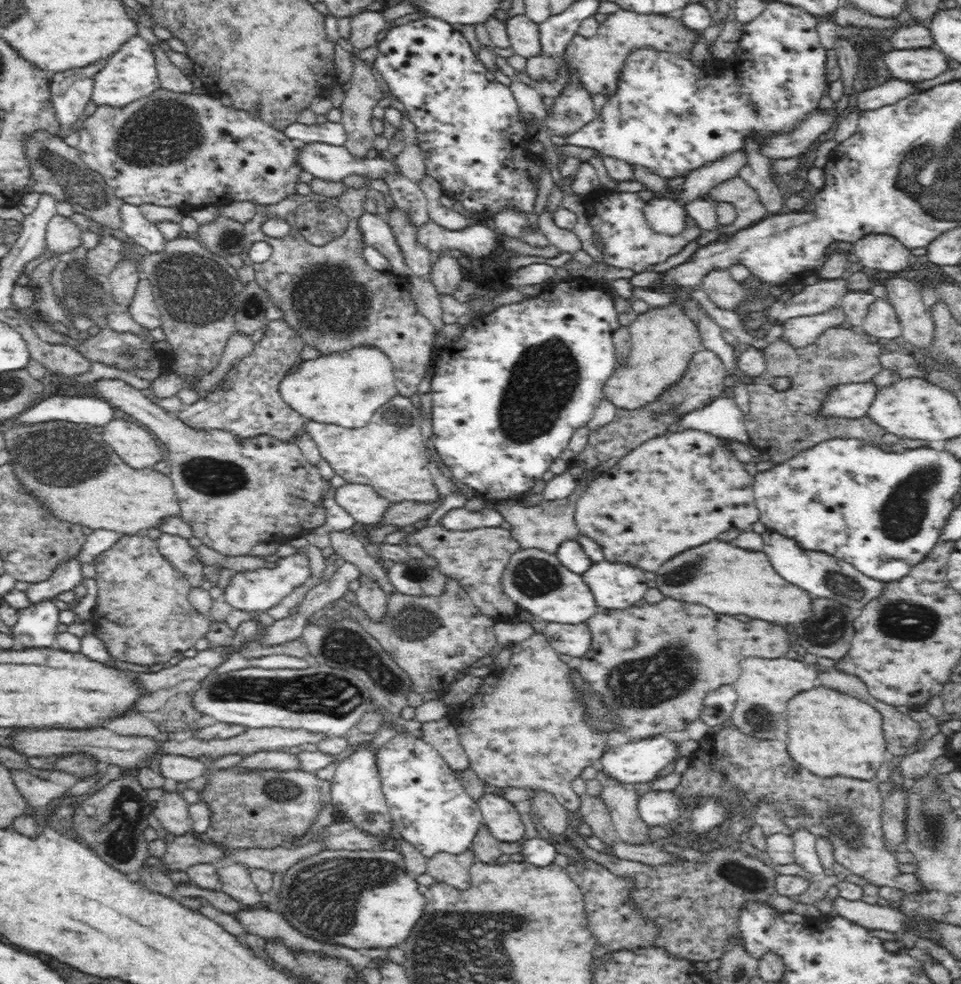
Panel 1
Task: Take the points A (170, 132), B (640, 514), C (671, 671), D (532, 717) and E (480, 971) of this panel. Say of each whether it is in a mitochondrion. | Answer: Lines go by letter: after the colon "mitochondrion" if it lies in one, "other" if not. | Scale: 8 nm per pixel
A: mitochondrion
B: other
C: mitochondrion
D: other
E: mitochondrion

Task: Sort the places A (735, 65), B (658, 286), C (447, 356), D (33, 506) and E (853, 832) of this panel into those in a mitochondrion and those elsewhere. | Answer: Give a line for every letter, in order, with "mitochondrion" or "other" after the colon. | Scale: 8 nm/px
A: other
B: other
C: other
D: mitochondrion
E: mitochondrion

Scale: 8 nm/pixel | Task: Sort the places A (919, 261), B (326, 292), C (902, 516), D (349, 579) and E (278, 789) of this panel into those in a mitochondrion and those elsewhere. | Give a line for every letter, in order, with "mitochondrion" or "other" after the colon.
A: other
B: mitochondrion
C: mitochondrion
D: other
E: mitochondrion

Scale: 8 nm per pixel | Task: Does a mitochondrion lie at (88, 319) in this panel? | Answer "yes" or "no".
yes

